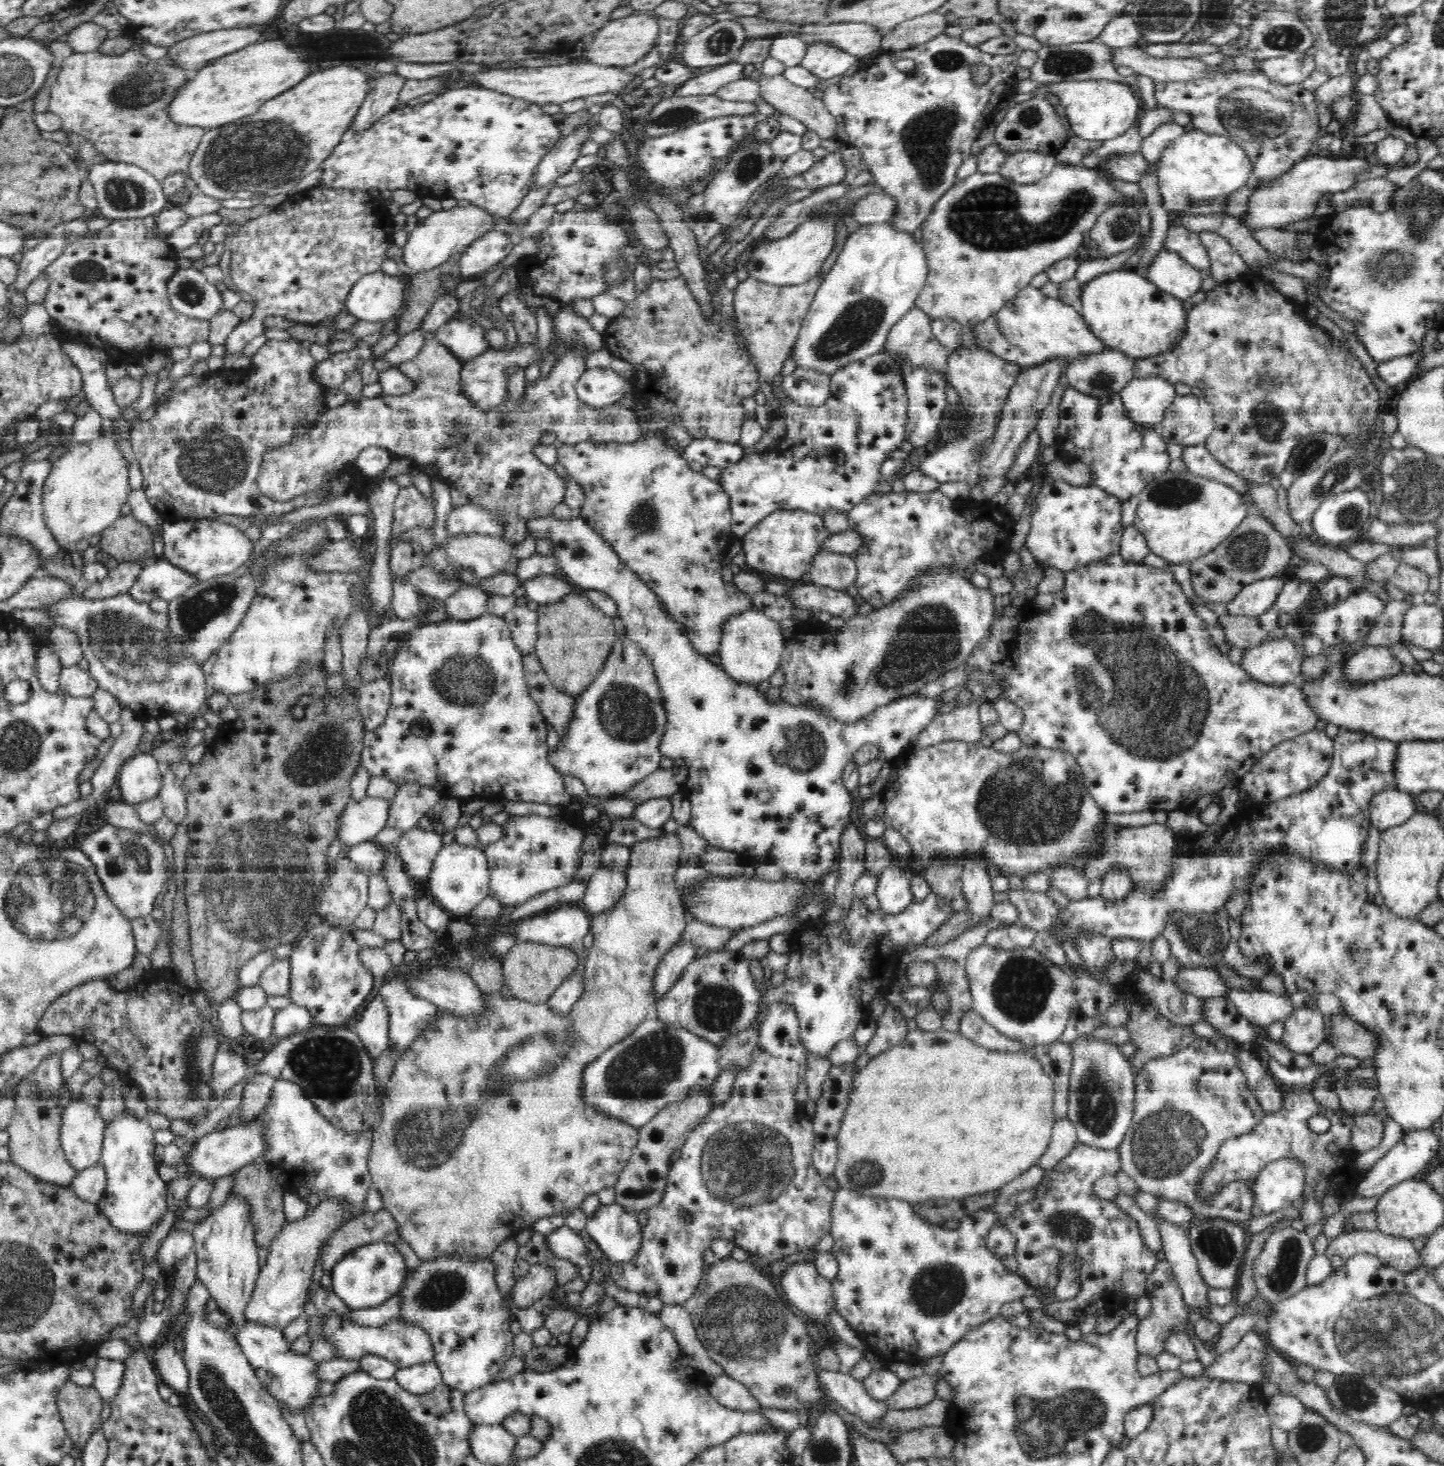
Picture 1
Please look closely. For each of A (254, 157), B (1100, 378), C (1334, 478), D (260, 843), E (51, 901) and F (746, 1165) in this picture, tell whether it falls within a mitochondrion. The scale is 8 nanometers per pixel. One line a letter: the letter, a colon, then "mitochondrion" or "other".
A: mitochondrion
B: mitochondrion
C: mitochondrion
D: mitochondrion
E: mitochondrion
F: mitochondrion

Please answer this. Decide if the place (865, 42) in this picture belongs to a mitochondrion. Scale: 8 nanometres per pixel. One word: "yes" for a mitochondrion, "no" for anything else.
no

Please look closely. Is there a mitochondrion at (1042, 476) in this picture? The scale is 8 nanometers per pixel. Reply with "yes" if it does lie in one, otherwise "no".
no

